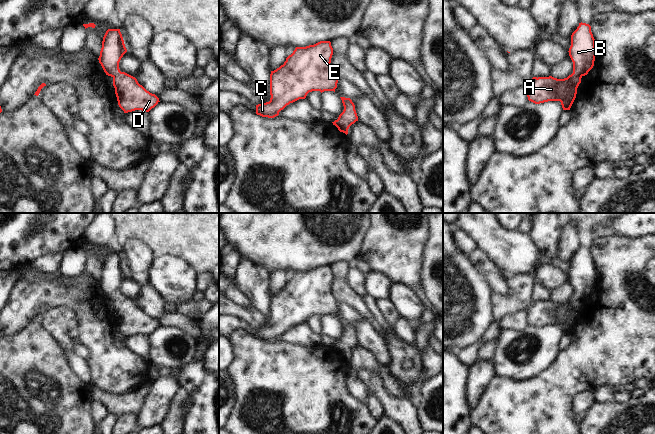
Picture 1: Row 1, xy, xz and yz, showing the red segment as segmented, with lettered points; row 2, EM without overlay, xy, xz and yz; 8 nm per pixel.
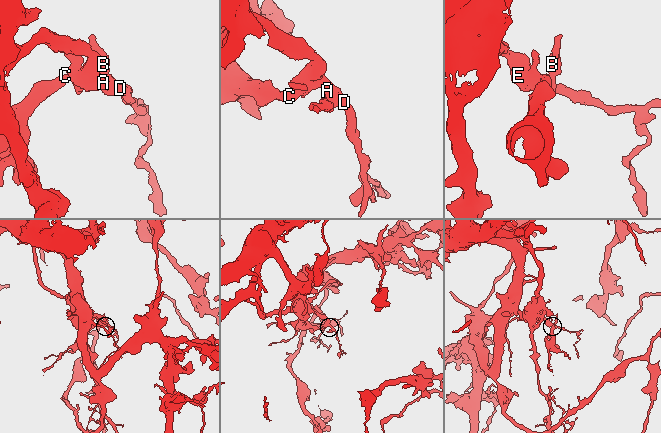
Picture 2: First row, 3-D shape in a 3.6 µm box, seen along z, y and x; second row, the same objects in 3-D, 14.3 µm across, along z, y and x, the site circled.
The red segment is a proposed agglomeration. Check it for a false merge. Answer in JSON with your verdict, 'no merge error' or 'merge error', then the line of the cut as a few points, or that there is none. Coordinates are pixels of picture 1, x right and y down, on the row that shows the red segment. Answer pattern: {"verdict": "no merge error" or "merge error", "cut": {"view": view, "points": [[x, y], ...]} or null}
{"verdict": "no merge error", "cut": null}

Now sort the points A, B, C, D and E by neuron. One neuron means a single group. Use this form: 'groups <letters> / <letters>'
groups A B C D E

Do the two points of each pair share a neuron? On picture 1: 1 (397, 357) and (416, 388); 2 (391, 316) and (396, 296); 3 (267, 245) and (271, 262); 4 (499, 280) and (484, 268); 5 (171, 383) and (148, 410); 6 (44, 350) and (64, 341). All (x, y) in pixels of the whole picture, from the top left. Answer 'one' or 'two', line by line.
1: one
2: two
3: one
4: one
5: one
6: two

